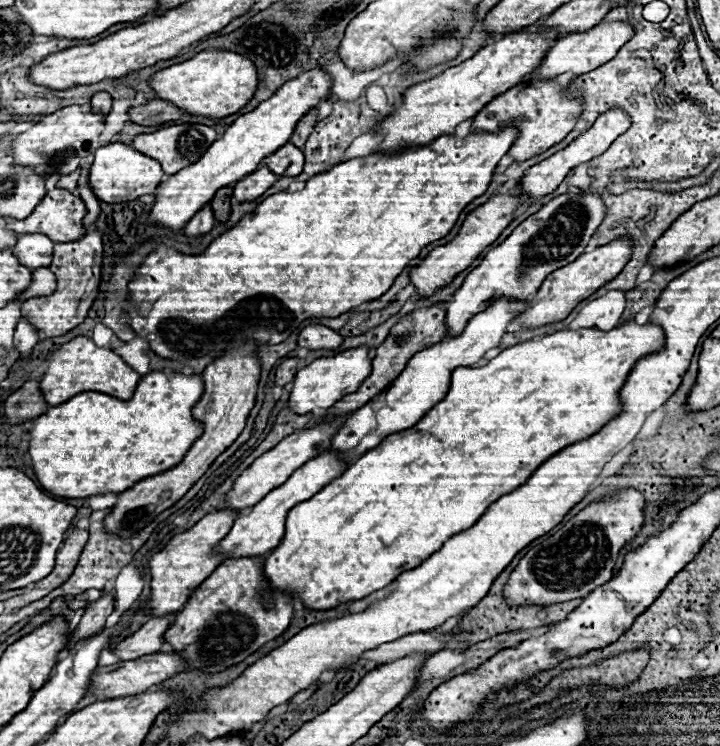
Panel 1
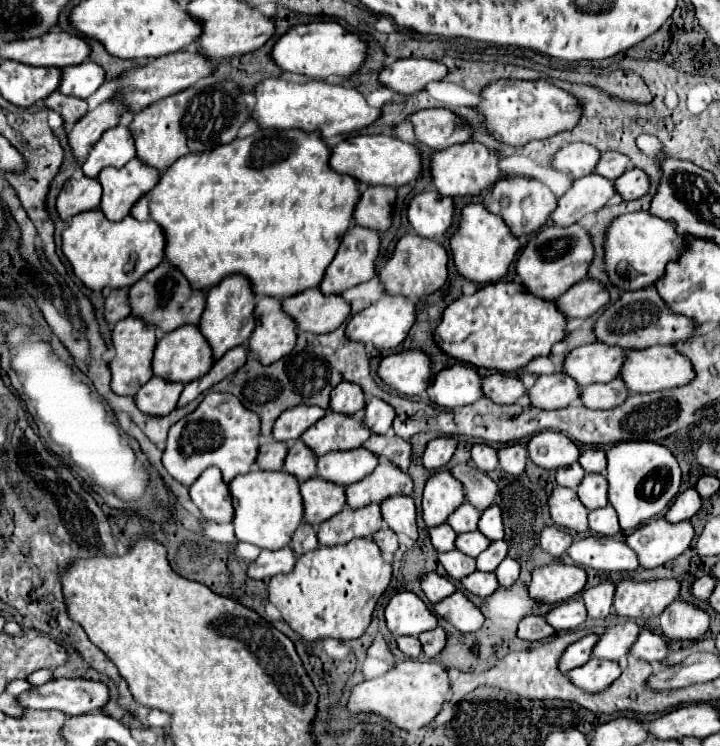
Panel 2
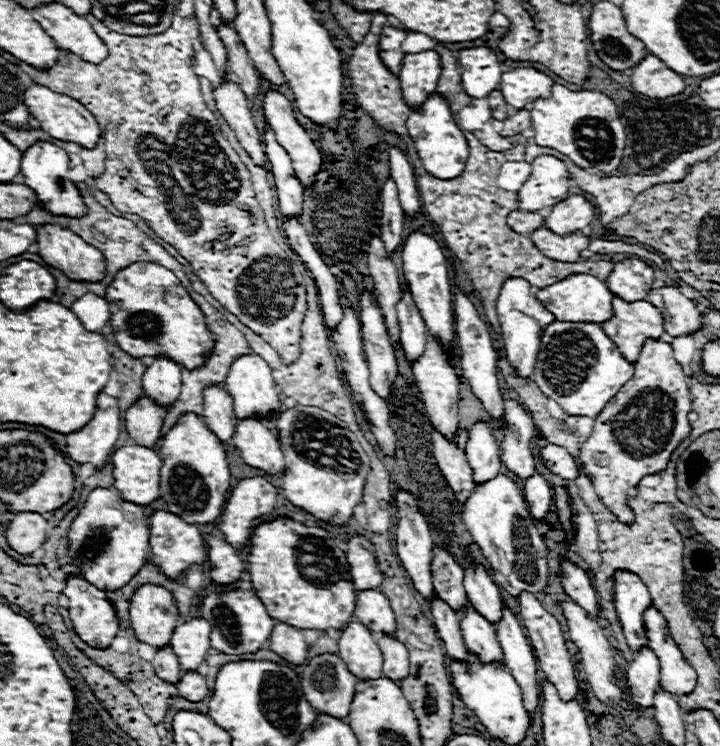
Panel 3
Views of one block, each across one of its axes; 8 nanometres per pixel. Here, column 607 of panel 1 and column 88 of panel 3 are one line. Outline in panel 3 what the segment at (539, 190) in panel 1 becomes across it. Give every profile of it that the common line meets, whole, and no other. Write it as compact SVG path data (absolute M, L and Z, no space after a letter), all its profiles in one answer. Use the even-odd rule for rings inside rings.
M34 84L32 88L28 88L24 92L24 104L28 106L30 114L42 124L42 130L48 132L52 138L56 140L64 140L64 142L74 142L82 148L96 148L98 140L100 140L100 126L96 122L96 118L76 100L50 92L46 86L38 86Z

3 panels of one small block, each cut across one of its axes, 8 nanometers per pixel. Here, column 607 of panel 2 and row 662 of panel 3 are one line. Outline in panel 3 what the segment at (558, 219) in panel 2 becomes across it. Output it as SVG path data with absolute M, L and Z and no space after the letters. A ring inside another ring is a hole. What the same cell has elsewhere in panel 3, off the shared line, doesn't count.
M204 618L182 622L174 628L170 644L182 672L196 672L210 650L210 624Z

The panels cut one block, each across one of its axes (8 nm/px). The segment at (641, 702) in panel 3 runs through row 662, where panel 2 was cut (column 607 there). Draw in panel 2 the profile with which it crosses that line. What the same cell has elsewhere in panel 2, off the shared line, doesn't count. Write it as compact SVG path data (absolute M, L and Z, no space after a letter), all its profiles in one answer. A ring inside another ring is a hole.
M632 620L608 628L592 648L592 656L604 660L620 660L630 652L630 646L636 642L638 632L640 628Z

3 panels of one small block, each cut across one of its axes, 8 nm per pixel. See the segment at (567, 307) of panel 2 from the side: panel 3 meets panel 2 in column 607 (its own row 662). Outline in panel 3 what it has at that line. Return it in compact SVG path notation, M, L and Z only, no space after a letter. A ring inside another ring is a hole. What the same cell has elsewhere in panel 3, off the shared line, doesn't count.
M282 622L274 626L274 632L268 640L268 648L296 666L304 664L308 658L308 644L304 642L304 634Z

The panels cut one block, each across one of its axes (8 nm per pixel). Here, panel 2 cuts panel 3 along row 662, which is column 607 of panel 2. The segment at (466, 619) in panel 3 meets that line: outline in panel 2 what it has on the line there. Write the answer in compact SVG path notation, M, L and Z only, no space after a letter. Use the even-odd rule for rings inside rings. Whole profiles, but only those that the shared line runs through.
M586 474L576 492L588 510L604 508L608 504L608 482L602 474Z

